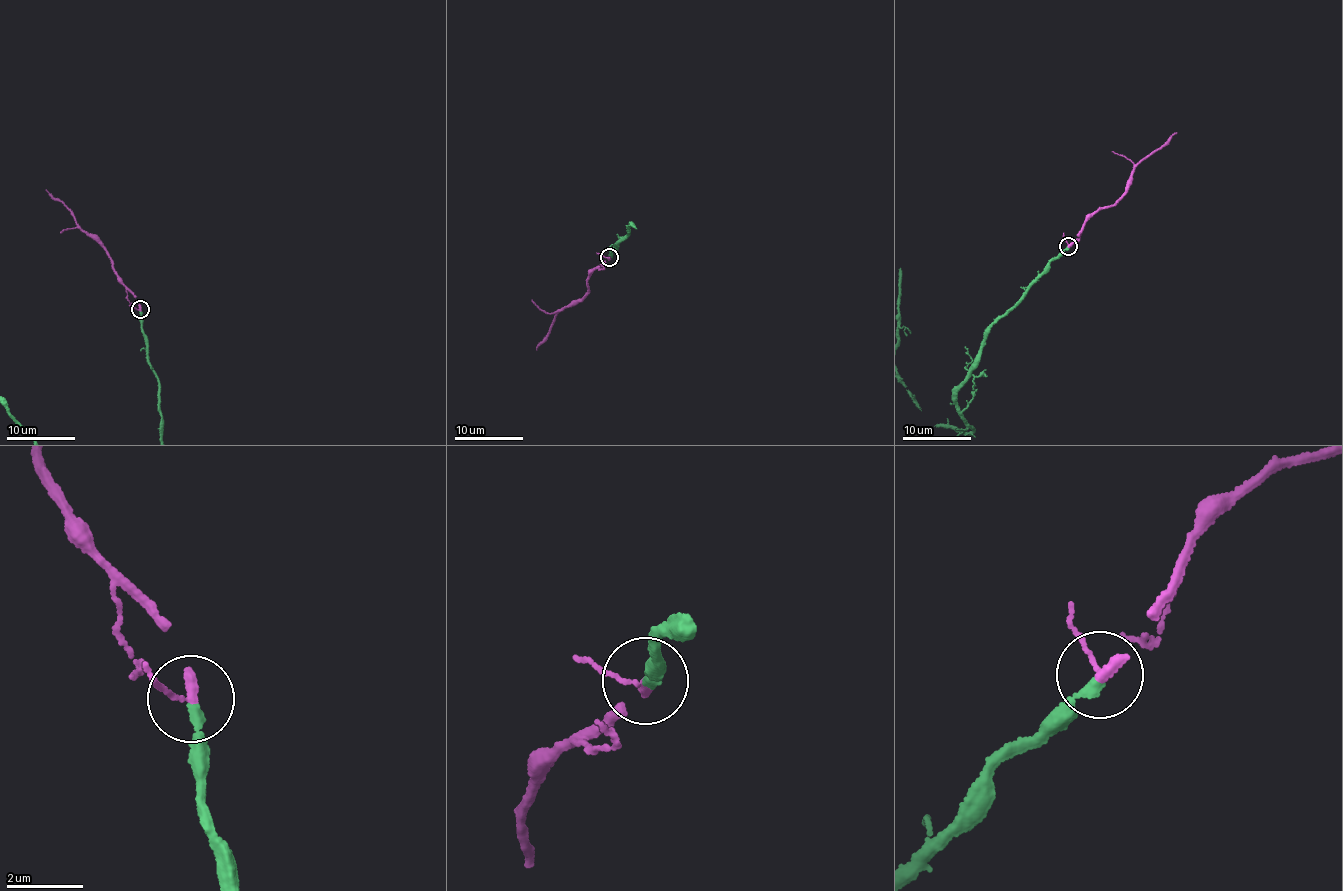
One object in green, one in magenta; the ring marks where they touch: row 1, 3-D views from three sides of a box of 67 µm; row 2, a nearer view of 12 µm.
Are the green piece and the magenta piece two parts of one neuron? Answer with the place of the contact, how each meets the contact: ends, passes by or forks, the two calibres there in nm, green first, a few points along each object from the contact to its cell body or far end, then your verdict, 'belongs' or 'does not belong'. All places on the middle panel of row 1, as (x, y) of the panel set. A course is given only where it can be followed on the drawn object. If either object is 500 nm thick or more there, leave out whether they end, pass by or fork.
at (609, 257); green ends there; magenta ends there; 240 nm thick on the green side, 300 nm on the other; magenta runs (608, 257), (605, 263), (592, 271), (585, 297), (558, 310), (547, 339), (537, 349); belongs

